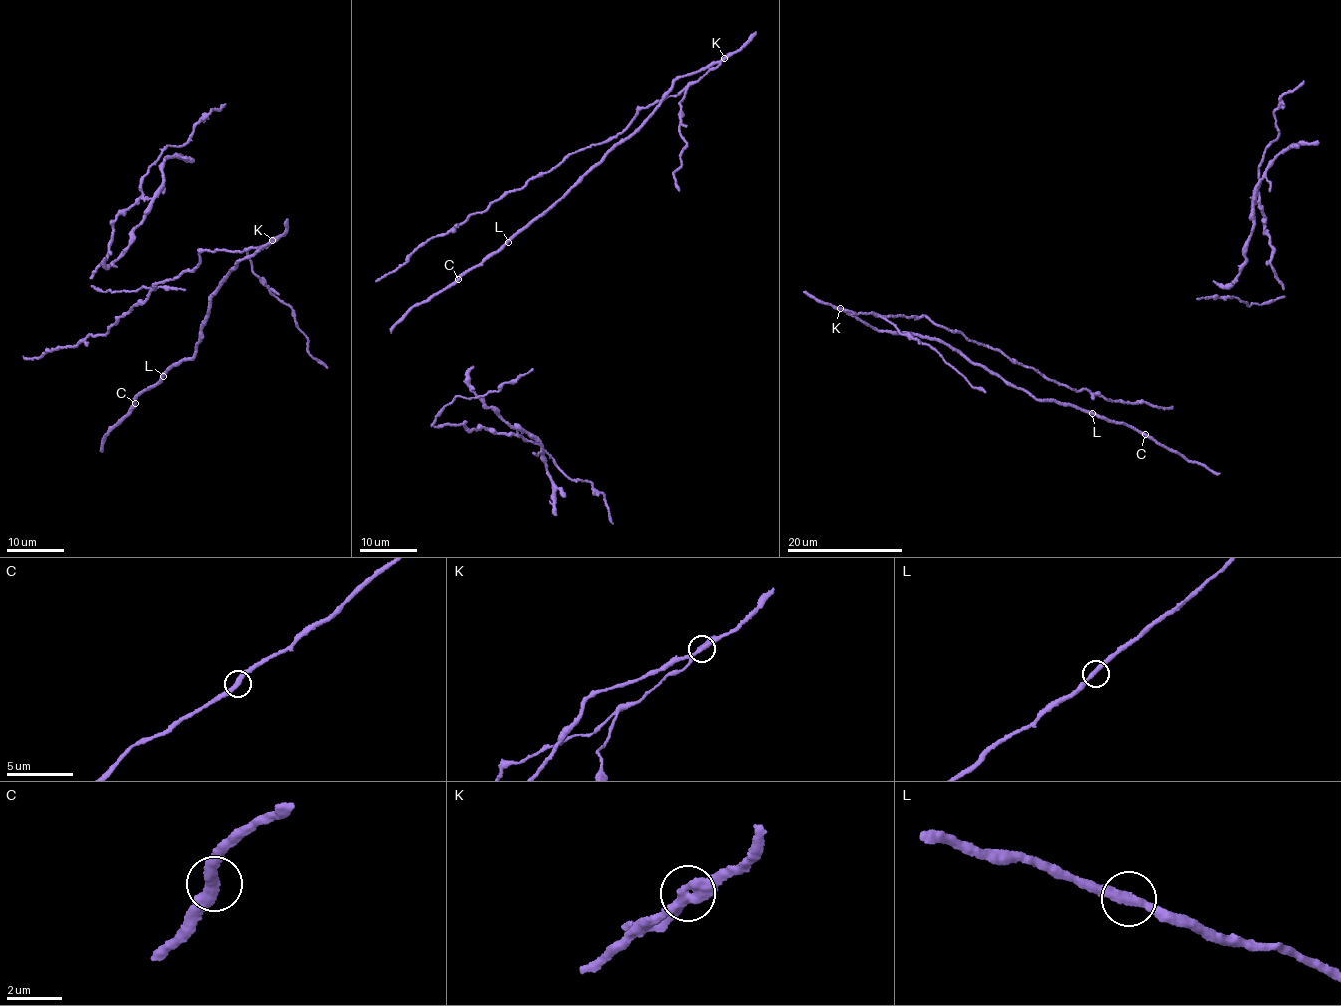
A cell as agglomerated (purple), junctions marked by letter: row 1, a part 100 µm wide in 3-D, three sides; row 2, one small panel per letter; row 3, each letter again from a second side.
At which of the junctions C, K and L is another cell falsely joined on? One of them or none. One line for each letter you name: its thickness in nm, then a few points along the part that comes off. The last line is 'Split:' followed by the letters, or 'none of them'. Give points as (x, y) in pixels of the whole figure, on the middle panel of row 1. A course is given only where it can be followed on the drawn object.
K: 360 nm
Split: K

